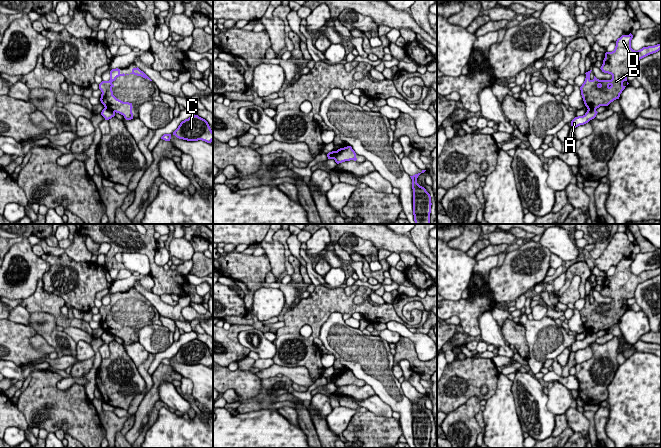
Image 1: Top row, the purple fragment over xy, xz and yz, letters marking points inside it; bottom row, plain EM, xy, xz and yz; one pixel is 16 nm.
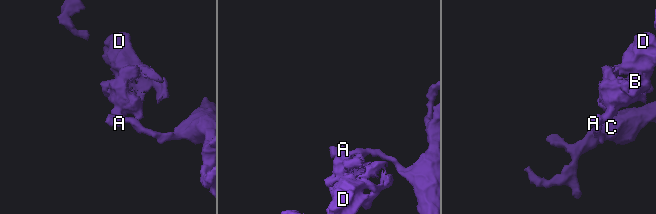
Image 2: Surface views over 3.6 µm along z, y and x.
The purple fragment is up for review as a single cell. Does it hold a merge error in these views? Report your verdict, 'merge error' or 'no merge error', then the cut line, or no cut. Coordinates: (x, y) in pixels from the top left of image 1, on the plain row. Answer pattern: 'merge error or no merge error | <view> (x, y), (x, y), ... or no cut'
merge error | xy (105, 331), (114, 336)

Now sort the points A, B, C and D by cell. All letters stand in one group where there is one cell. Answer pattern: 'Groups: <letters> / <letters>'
Groups: A C / B D

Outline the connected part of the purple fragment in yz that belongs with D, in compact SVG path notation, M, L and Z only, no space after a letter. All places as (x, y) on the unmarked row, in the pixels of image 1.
M630 257L629 259L622 259L616 265L615 273L612 276L606 276L605 282L603 284L603 288L601 290L601 294L604 297L608 297L612 299L611 304L599 304L594 300L594 303L590 303L590 297L592 294L586 296L586 302L582 310L580 311L581 319L587 333L597 333L600 330L608 330L611 326L616 323L619 323L620 318L625 313L626 310L623 309L623 306L627 306L627 300L630 298L634 298L634 293L637 286L653 277L658 276L661 273L661 267L654 269L643 271L642 273L635 275L631 272L631 264L633 259Z

